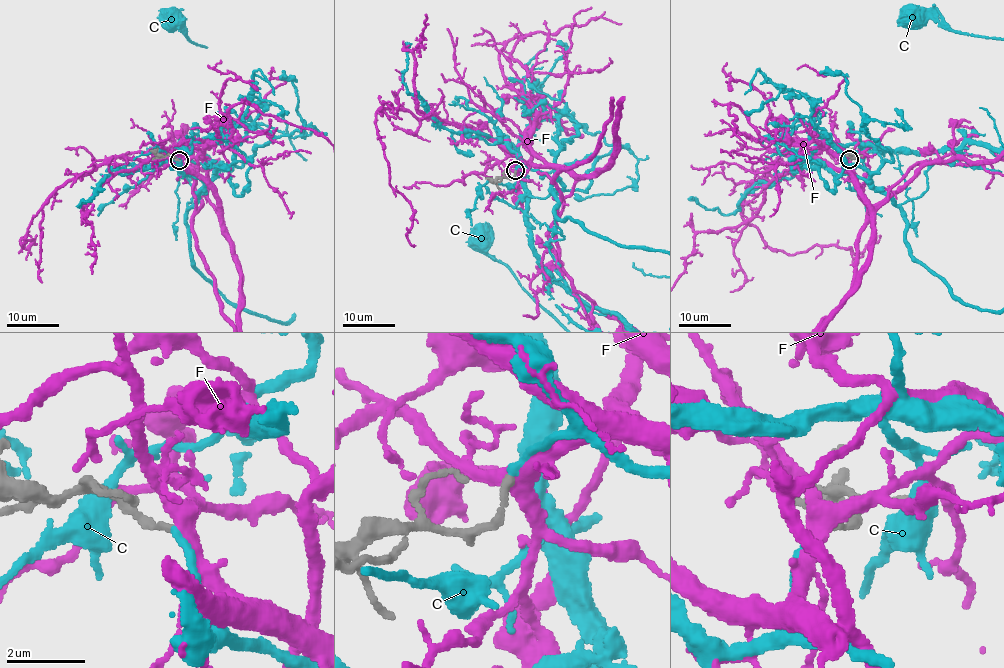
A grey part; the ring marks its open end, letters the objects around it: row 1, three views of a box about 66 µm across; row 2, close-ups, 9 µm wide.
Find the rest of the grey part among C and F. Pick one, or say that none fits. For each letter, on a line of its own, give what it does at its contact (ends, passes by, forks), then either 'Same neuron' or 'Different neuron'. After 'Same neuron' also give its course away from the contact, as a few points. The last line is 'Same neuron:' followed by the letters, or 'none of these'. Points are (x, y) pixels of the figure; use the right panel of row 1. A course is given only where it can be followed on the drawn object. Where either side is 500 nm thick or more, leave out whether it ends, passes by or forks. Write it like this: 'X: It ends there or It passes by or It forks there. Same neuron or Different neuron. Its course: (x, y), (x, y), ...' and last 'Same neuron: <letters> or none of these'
C: It ends there. Same neuron
F: It forks there. Different neuron
Same neuron: C

